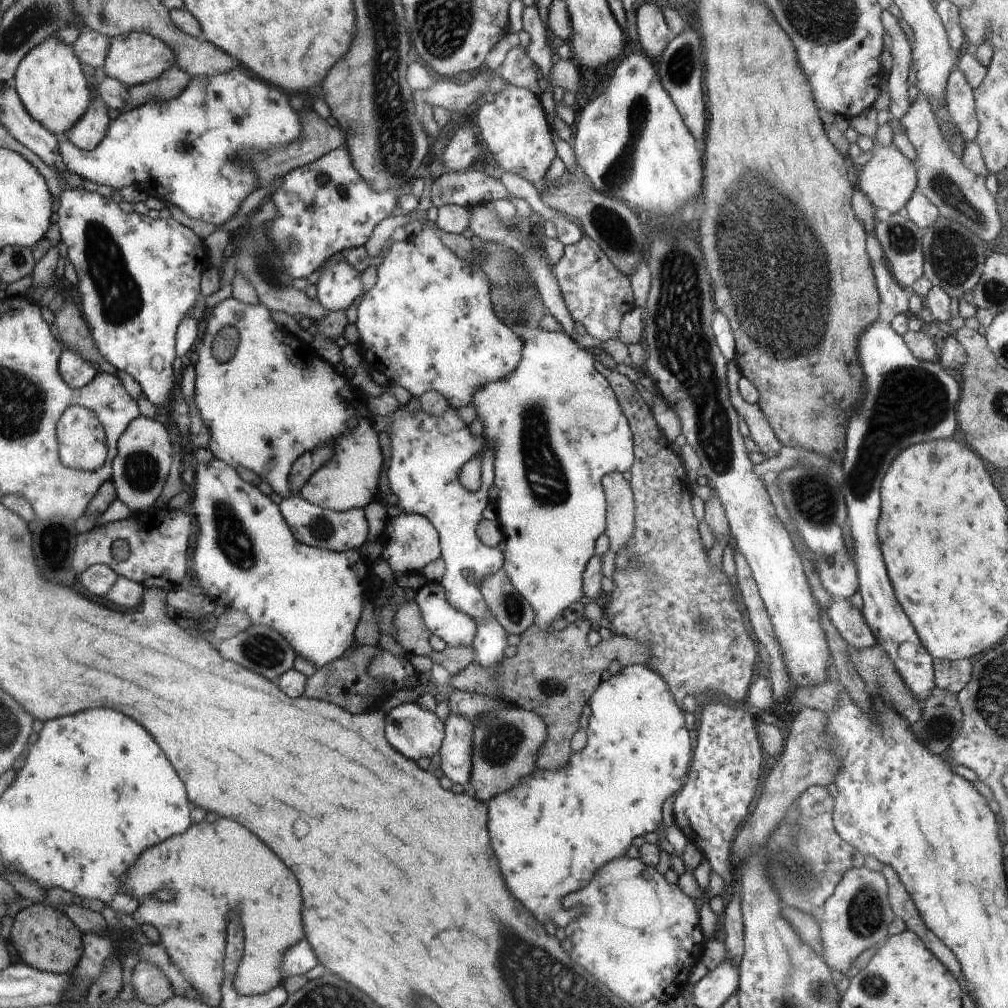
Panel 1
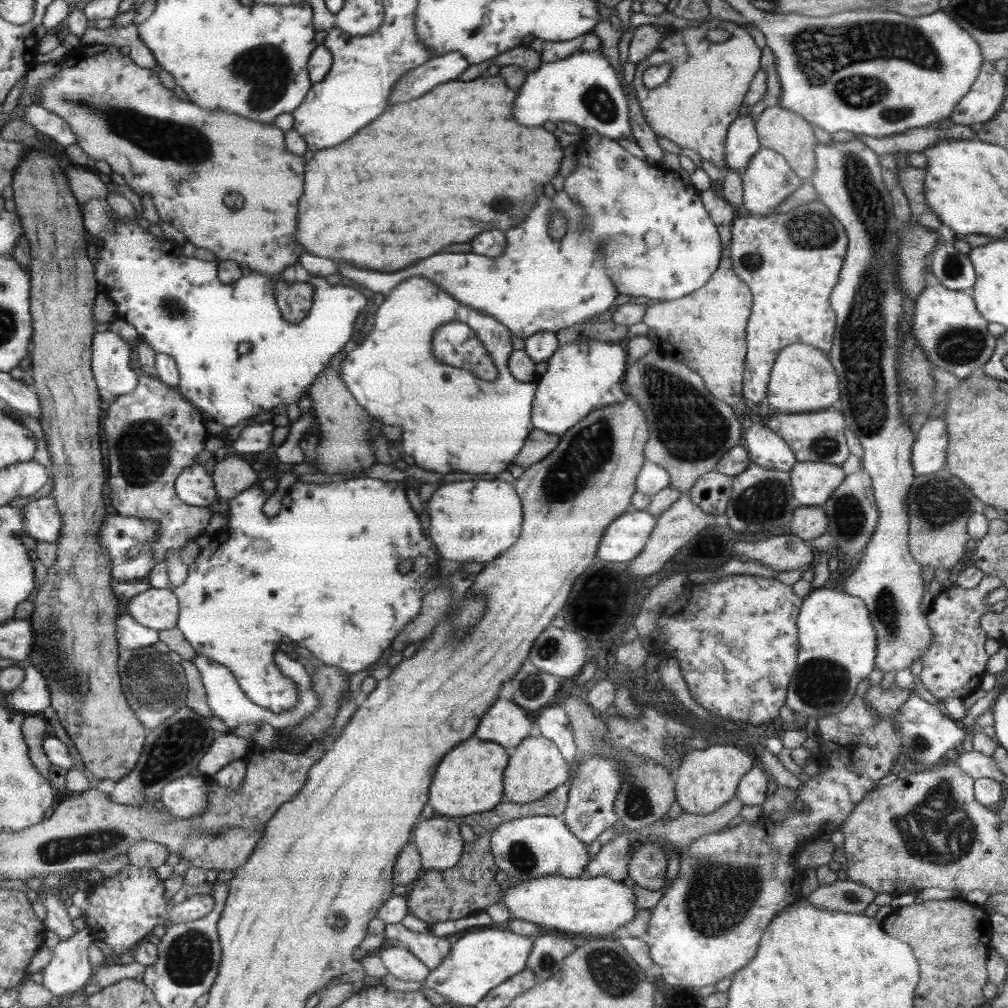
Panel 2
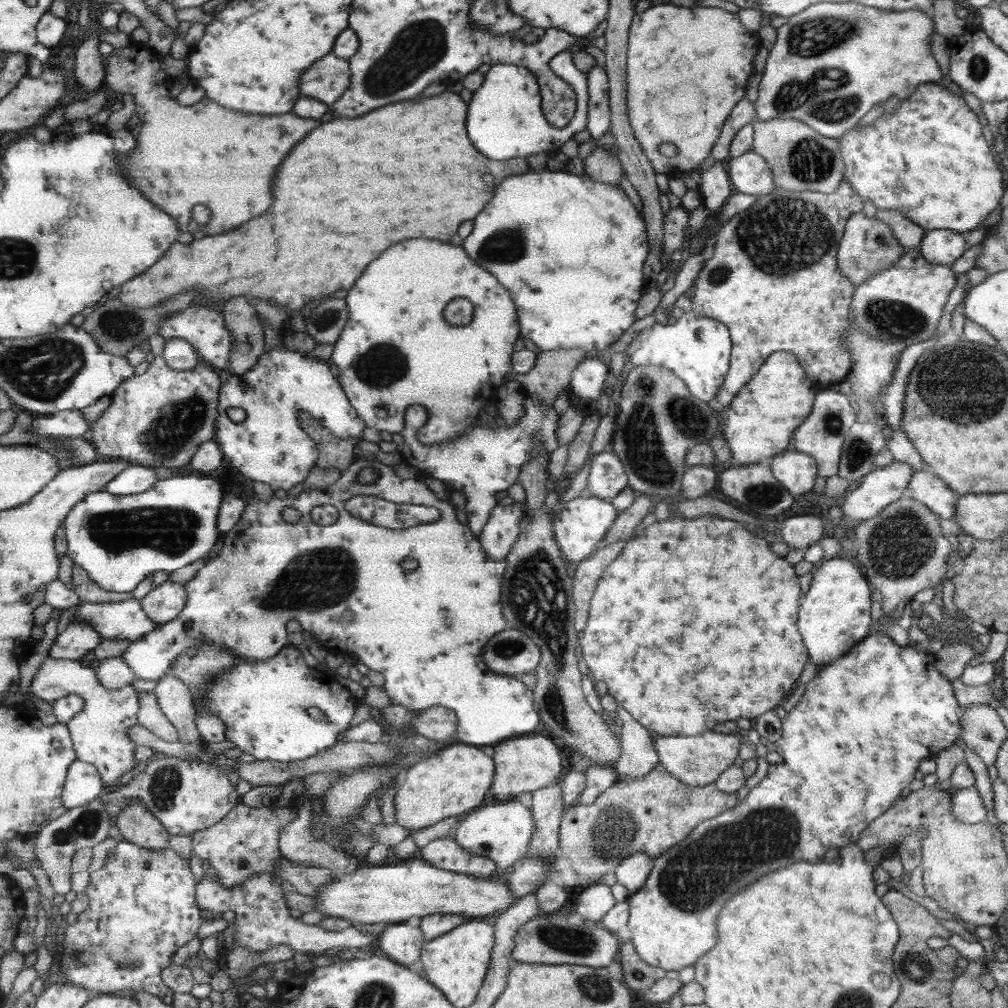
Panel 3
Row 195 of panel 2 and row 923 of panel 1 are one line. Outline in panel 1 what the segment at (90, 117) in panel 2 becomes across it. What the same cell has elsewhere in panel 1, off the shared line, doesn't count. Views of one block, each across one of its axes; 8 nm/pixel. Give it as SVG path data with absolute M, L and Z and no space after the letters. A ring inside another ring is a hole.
M218 818L212 824L193 823L182 836L148 848L126 869L120 883L121 893L138 900L139 908L132 914L138 926L150 924L158 930L160 946L196 989L200 1001L210 1007L220 1007L224 984L230 984L238 995L245 996L262 995L282 984L279 969L283 953L305 939L300 920L300 886L294 874L252 832L228 818ZM160 890L173 890L174 900L162 902L154 898L153 894Z

